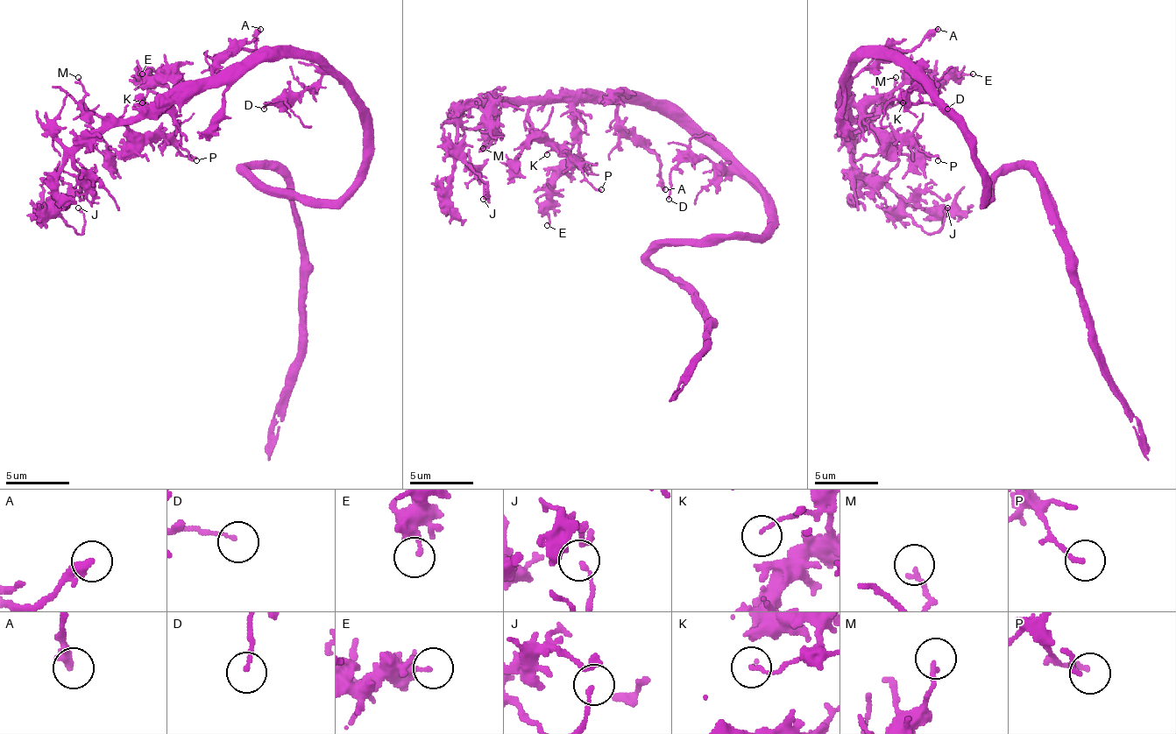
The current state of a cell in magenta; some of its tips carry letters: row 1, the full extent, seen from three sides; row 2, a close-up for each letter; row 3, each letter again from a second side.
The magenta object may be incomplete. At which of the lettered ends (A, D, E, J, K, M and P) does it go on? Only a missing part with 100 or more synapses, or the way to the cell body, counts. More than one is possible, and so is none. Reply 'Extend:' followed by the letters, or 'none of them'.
Extend: none of them

